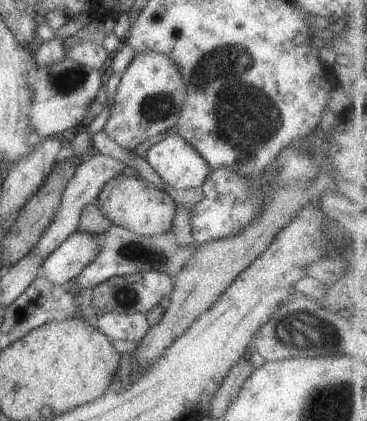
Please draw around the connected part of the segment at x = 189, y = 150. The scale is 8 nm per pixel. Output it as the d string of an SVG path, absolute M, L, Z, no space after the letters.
M170 133L163 140L153 144L146 150L145 161L161 178L161 182L173 186L177 190L187 190L202 186L203 181L210 174L210 168L201 154L191 147L191 144L185 142L181 136Z

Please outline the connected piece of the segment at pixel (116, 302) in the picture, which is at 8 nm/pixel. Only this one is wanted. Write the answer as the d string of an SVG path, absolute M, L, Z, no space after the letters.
M154 270L136 272L127 276L112 276L92 288L90 306L96 314L117 312L117 314L145 314L149 308L158 305L173 290L172 279L167 274Z

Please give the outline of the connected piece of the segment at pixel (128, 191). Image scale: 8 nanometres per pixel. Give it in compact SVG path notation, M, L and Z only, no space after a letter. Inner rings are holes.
M119 174L103 184L99 191L98 203L101 214L113 225L121 226L141 236L155 236L169 232L172 228L175 203L163 190L146 182L139 176Z

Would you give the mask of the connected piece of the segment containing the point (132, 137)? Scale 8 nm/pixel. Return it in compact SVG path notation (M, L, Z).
M151 51L137 53L125 68L116 87L108 118L102 128L108 138L125 150L134 150L147 138L167 132L179 118L185 98L185 82L173 62Z

